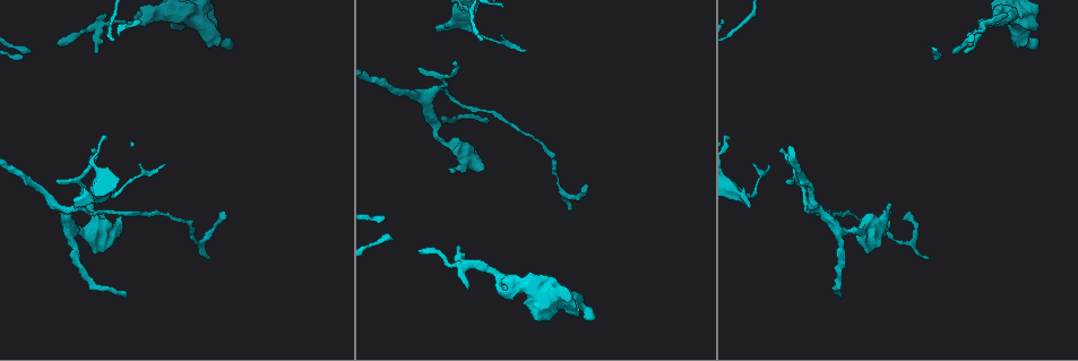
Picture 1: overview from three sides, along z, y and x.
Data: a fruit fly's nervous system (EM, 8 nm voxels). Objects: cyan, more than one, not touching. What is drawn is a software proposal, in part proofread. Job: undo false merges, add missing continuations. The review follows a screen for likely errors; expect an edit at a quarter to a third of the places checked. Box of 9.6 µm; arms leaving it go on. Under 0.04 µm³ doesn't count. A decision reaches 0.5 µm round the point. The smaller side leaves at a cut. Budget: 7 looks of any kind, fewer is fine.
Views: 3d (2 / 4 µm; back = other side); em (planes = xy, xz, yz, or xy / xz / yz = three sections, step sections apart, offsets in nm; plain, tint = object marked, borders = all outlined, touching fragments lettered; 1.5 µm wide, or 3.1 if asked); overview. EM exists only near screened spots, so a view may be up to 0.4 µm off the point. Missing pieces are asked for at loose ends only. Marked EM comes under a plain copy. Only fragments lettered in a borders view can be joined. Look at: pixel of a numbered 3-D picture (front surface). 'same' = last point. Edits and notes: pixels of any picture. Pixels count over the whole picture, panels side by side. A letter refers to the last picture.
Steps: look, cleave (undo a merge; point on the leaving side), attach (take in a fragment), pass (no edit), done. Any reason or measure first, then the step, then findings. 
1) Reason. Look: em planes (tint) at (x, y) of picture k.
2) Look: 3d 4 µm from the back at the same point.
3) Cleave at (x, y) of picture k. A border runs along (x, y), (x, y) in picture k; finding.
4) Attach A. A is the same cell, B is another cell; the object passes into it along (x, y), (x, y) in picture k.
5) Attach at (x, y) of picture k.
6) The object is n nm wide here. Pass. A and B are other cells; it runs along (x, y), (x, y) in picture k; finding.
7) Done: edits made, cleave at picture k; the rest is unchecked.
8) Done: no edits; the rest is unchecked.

Free end. Look: em planes (borders) at (123, 294) of picture 1.

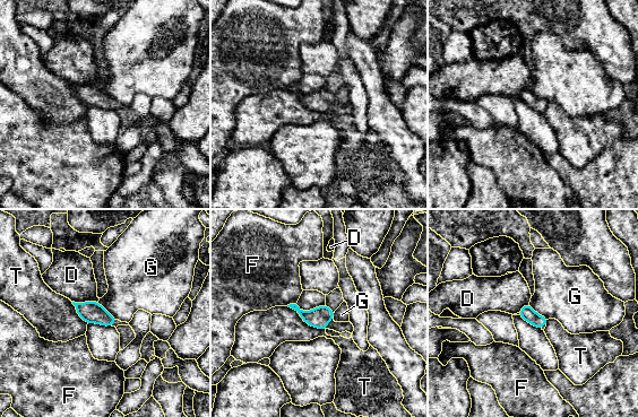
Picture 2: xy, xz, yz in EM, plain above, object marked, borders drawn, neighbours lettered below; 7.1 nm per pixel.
Pass. D, F, G and T are other cells; none of them fits.

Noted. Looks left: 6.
Free end. Look: em xy step 4 (tint) at (93, 205) of picture 1.

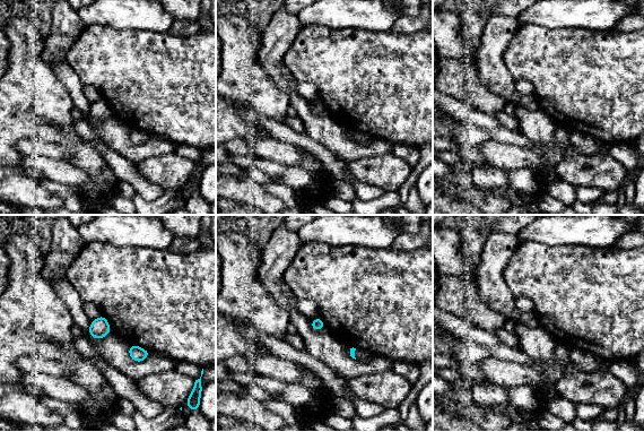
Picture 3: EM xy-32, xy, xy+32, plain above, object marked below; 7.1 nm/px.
Another direction. Look: em planes (borders) at the same point.

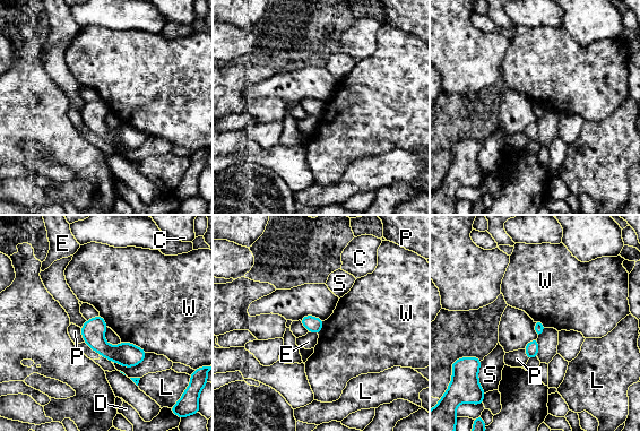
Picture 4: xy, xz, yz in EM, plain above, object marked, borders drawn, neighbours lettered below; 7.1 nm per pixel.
Pass. C, D, E, L, P, S and W are other cells; a border runs along (121, 342), (135, 344), (147, 352) in picture 4; none of them fits.

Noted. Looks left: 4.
Thin end. Look: 3d 2 µm at (165, 164) of picture 1.

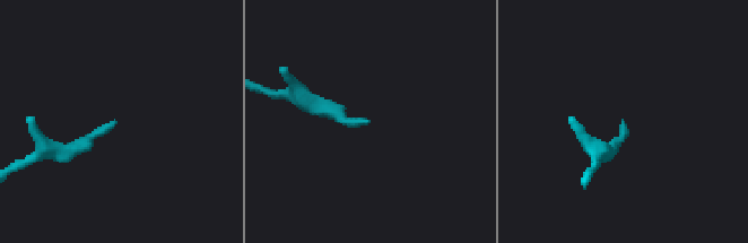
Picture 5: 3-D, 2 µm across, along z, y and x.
Shape alone is not enough. Look: em planes (tint) at (623, 122) of picture 5.

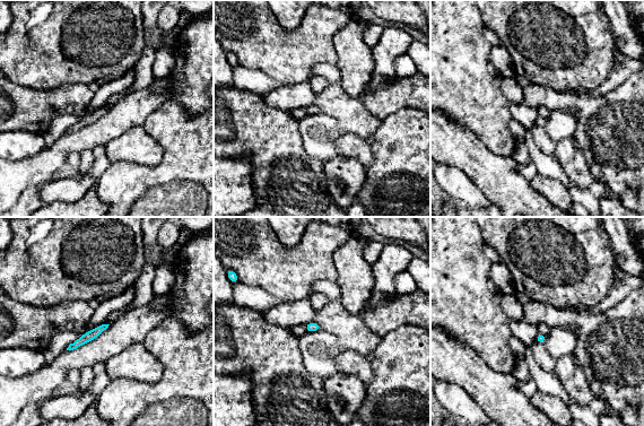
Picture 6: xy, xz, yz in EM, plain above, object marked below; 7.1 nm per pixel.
Look: em planes (borders) at the same point.

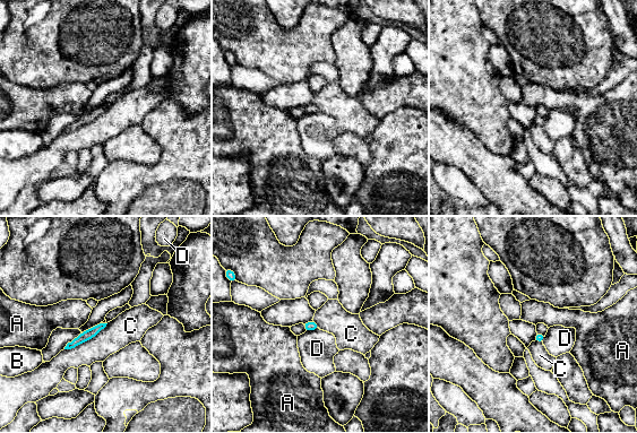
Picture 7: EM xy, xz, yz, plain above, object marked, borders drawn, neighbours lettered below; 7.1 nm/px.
The longest contact is with C, 360 nm. Pass. A, B, C and D are other cells; no lettered fragment goes on from it.

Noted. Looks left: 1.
Done: no edits; the rest is unchecked.

